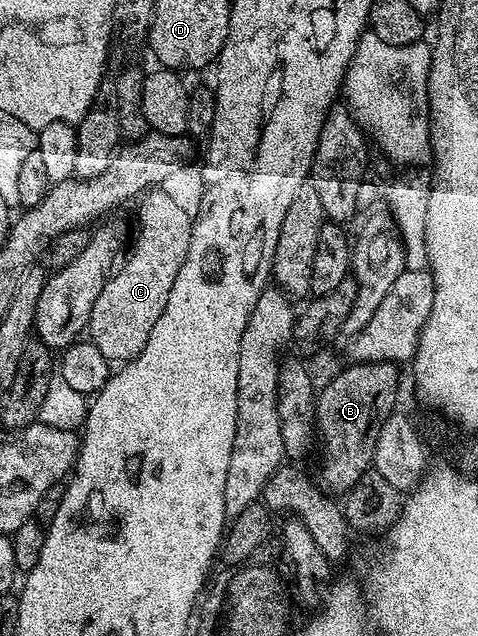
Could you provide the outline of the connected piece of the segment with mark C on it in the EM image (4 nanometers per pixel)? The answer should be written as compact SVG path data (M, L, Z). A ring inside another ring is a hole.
M148 191L142 194L139 205L139 234L135 246L126 254L127 262L120 264L107 278L101 295L93 303L89 322L89 339L112 363L132 361L145 347L153 323L161 319L169 291L173 291L173 279L185 263L191 238L192 214L179 206L175 197L163 191Z

